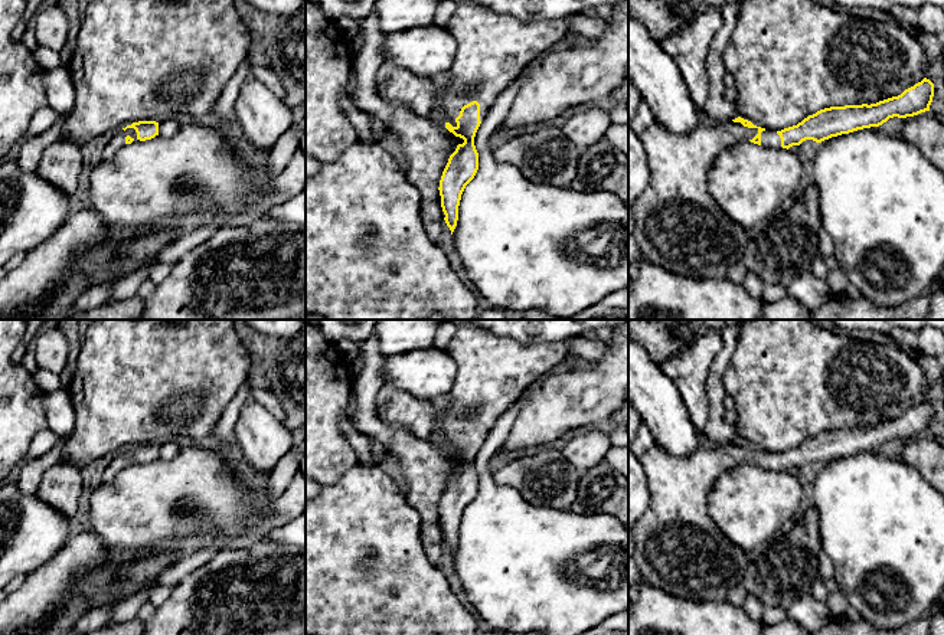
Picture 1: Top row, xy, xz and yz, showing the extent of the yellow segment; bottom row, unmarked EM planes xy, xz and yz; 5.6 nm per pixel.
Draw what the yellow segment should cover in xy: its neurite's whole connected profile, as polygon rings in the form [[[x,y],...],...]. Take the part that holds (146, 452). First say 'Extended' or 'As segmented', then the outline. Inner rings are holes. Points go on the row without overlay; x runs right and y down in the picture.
Extended. [[[138,443],[114,455],[110,465],[102,472],[101,482],[111,482],[121,469],[131,467],[134,462],[146,464],[159,458],[159,445]]]

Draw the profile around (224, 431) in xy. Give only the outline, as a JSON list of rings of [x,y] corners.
[[[248,382],[241,384],[235,396],[225,406],[221,418],[213,426],[212,436],[223,445],[233,445],[238,442],[235,426],[242,412],[244,405],[251,399],[251,386]]]

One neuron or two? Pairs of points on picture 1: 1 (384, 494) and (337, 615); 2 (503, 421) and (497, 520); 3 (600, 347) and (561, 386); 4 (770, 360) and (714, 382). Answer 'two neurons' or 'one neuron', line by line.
1: one neuron
2: one neuron
3: two neurons
4: two neurons

